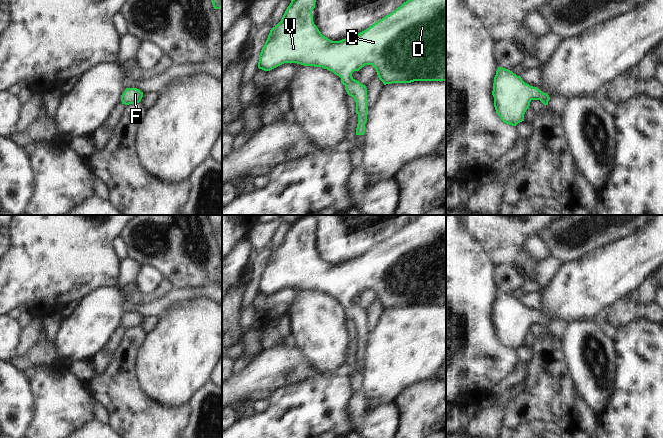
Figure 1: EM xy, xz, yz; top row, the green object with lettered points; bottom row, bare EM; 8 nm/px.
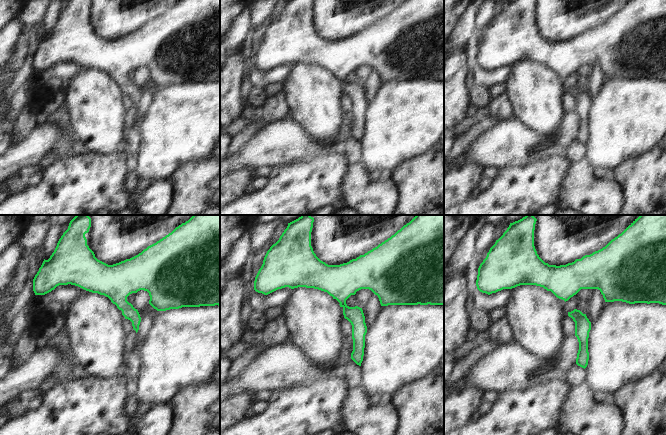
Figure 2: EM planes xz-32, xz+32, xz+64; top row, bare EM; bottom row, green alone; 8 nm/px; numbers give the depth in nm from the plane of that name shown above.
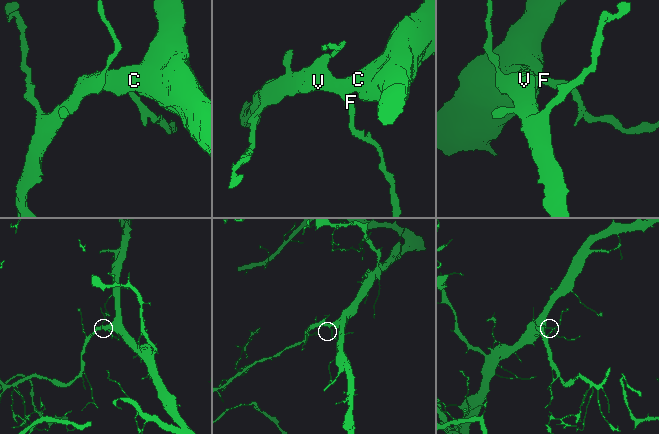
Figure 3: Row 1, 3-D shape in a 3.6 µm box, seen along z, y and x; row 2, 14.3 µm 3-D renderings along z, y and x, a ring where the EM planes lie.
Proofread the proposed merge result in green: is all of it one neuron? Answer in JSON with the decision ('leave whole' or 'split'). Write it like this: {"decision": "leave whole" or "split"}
{"decision": "leave whole"}

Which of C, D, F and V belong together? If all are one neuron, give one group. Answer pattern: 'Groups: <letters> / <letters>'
Groups: C D F V

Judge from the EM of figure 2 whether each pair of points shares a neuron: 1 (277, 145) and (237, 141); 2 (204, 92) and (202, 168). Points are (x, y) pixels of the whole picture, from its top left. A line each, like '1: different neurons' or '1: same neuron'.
1: different neurons
2: different neurons

